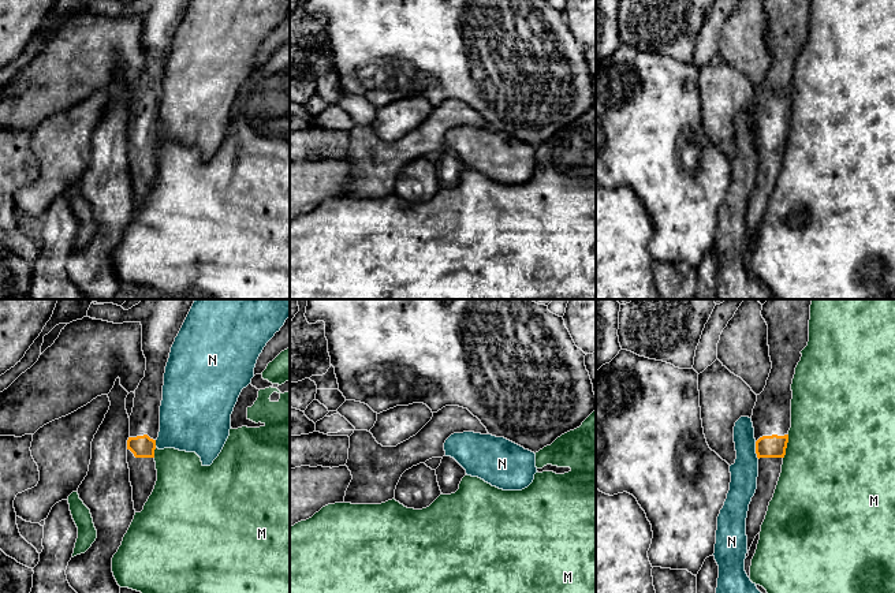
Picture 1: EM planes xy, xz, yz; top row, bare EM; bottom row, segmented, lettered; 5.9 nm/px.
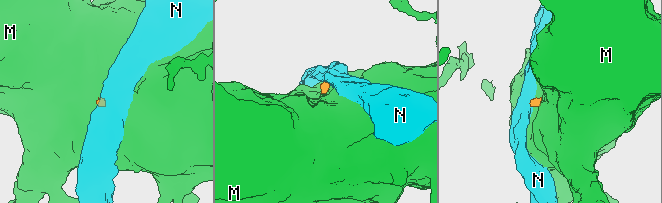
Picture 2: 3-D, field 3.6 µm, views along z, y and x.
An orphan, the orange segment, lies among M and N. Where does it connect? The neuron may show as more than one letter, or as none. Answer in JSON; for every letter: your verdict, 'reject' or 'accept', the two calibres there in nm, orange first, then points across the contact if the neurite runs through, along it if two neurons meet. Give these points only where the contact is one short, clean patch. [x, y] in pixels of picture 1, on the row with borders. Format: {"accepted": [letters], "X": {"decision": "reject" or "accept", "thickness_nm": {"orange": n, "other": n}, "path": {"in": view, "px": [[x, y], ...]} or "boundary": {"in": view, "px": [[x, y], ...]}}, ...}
{"accepted": [], "M": {"decision": "reject", "thickness_nm": {"orange": 130, "other": 500}, "boundary": {"in": "yz", "px": [[789, 435], [783, 458]]}}, "N": {"decision": "reject", "thickness_nm": {"orange": 130, "other": 160}, "boundary": {"in": "yz", "px": [[754, 442], [754, 452], [759, 458]]}}}

